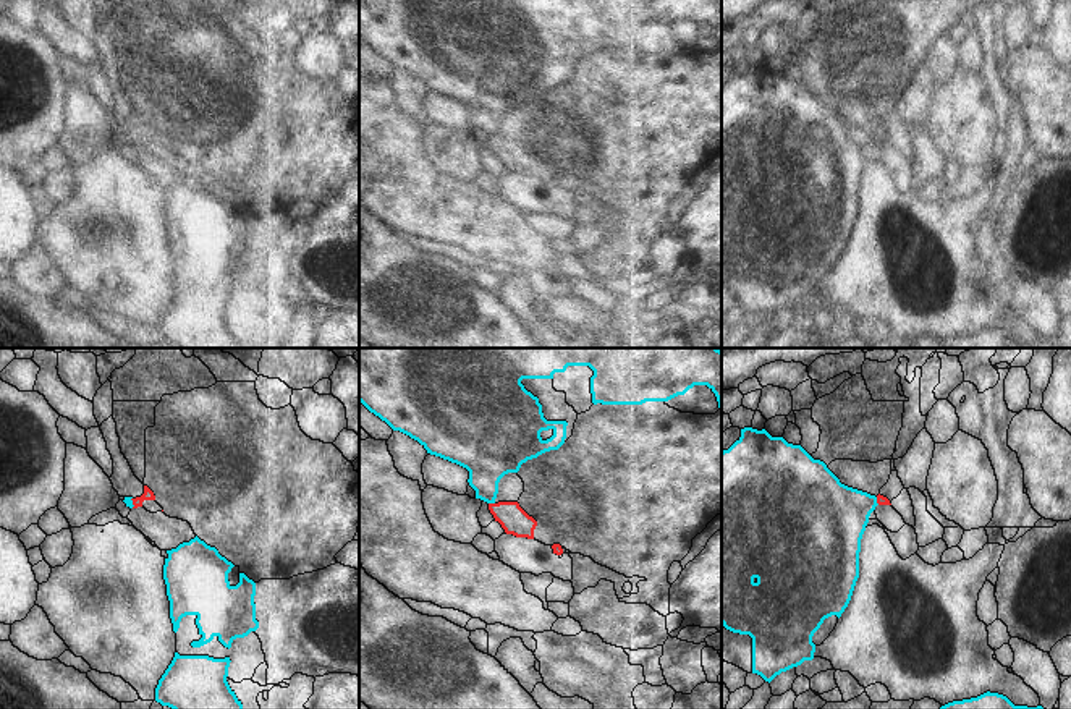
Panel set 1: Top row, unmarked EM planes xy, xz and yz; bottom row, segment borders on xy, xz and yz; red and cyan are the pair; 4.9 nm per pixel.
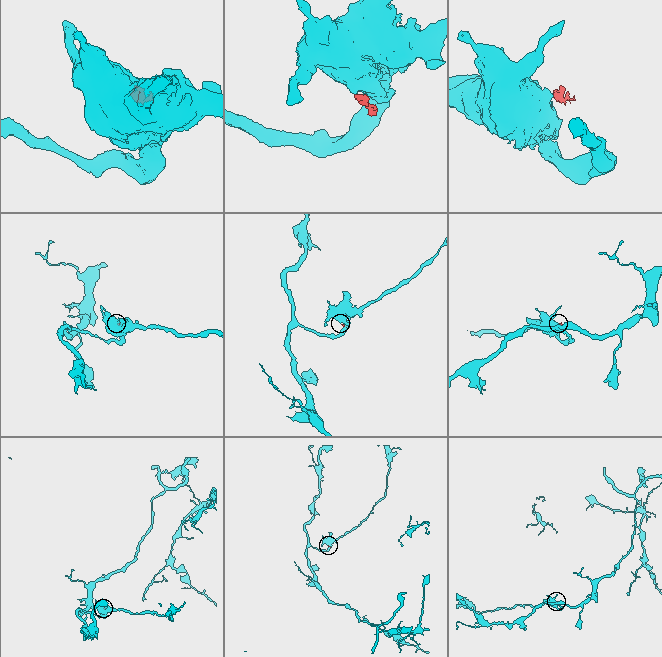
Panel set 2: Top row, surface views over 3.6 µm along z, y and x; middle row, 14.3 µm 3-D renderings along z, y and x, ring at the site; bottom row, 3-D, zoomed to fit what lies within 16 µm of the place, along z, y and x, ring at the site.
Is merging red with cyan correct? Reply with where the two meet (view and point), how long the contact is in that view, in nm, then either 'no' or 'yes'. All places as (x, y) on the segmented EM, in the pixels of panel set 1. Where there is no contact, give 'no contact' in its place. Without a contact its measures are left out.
xz (492, 504) | 30 nm | no

